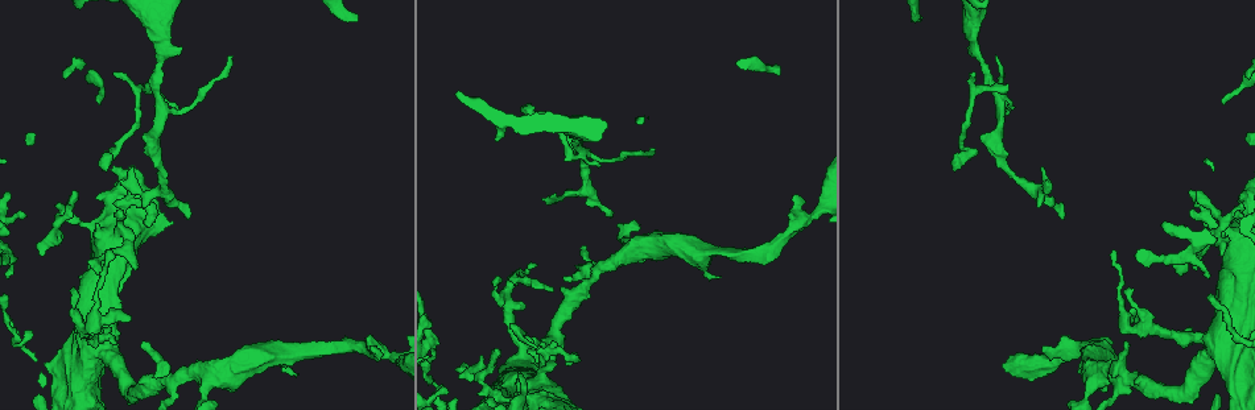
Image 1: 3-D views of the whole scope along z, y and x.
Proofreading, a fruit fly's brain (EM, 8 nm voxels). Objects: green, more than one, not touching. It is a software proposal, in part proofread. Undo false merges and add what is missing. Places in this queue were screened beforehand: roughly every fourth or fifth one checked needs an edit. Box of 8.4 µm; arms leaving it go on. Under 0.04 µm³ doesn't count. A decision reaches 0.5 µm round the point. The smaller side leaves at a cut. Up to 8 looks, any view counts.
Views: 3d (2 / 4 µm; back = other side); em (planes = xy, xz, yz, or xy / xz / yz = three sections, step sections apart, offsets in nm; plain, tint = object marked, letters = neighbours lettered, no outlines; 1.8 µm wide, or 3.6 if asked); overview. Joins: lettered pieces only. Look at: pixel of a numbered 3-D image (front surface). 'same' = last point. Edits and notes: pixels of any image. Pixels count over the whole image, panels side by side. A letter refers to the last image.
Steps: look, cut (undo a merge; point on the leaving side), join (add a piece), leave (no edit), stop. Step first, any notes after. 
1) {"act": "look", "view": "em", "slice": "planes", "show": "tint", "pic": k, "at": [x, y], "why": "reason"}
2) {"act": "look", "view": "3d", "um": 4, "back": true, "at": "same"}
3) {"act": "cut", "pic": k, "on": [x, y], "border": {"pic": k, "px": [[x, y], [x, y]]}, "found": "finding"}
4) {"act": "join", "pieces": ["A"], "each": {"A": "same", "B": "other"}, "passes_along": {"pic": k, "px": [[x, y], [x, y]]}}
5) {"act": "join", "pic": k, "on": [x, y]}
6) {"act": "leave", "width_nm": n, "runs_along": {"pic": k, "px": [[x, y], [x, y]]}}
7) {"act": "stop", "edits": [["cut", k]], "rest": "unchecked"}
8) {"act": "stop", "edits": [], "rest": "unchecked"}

{"act": "look", "view": "em", "slice": "planes", "show": "plain", "pic": 1, "at": [798, 196], "why": "free end"}

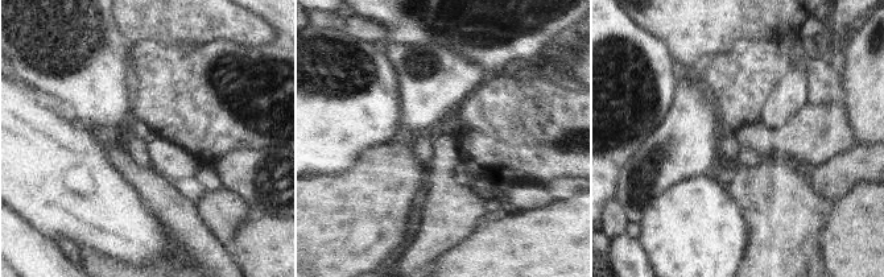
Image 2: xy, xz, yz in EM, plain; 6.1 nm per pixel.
{"act": "look", "view": "em", "slice": "planes", "show": "letters", "at": "same", "why": "what lies round it"}

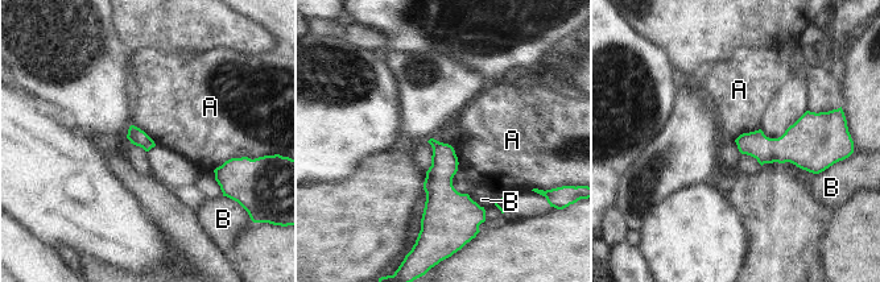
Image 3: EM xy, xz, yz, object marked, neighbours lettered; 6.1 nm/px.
{"act": "leave", "each": {"A": "other", "B": "other"}, "border": {"pic": 3, "px": [[131, 124], [140, 128], [156, 145]]}, "found": "no lettered piece goes on from it"}

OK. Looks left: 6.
{"act": "look", "view": "em", "slice": "planes", "show": "letters", "pic": 1, "at": [1126, 380], "why": "three arms meet"}

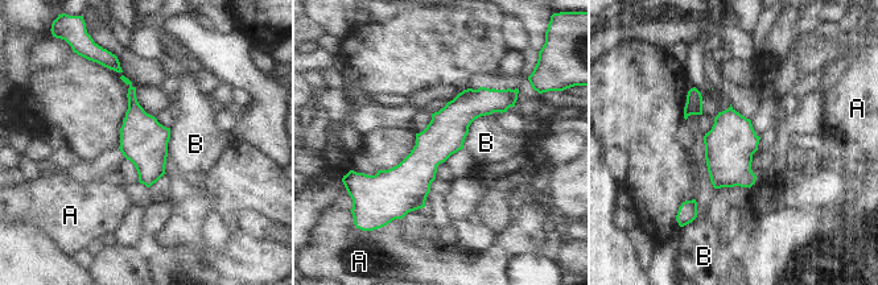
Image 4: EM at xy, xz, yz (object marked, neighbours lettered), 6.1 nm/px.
{"act": "leave", "each": {"A": "other", "B": "other"}, "border": {"pic": 4, "px": [[491, 114], [470, 124], [462, 148]]}, "found": "all the same cell"}

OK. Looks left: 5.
{"act": "look", "view": "em", "slice": "planes", "show": "tint", "pic": 1, "at": [483, 385], "why": "abrupt turn"}

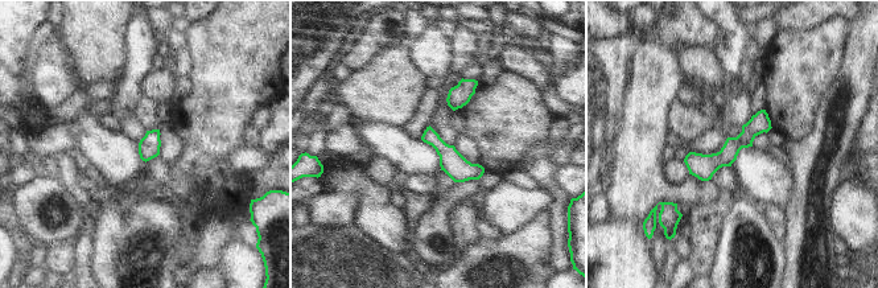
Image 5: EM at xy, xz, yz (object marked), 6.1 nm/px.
{"act": "look", "view": "em", "slice": "planes", "show": "letters", "at": "same", "why": "what lies round it"}

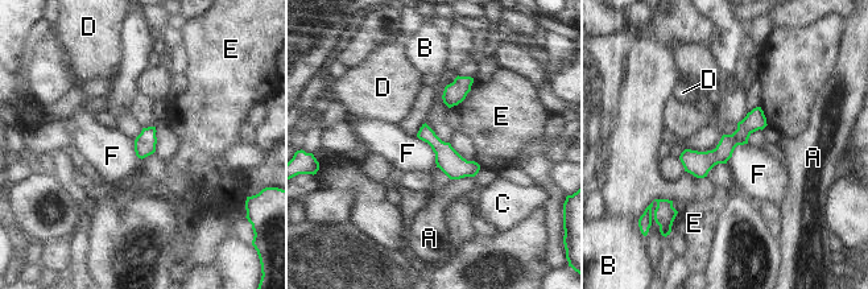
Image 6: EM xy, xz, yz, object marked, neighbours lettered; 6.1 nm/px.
{"act": "leave", "longest_contact_nm": ["F", 220], "each": {"A": "other", "B": "other", "C": "other", "D": "other", "E": "other", "F": "other"}, "found": "all the same cell"}

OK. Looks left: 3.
{"act": "stop", "edits": [], "rest": "unchecked"}

